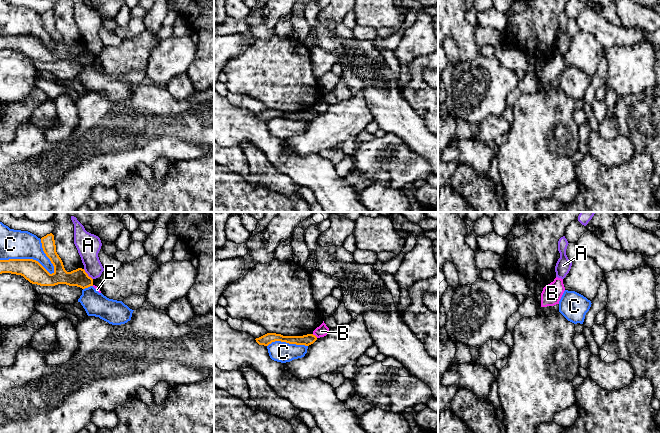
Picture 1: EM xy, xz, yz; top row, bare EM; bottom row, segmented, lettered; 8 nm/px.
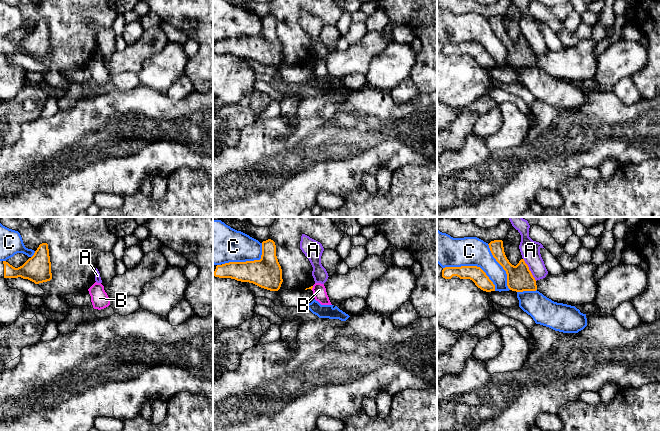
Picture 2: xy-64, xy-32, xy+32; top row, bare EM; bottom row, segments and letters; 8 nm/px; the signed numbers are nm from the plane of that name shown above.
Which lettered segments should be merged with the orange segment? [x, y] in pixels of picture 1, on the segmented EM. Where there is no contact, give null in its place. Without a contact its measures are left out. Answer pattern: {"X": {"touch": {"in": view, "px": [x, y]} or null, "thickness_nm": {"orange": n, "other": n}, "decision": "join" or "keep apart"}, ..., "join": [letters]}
{"A": {"touch": {"in": "xy", "px": [87, 274]}, "thickness_nm": {"orange": 140, "other": 190}, "decision": "keep apart"}, "B": {"touch": {"in": "xz", "px": [314, 335]}, "thickness_nm": {"orange": 90, "other": 90}, "decision": "keep apart"}, "C": {"touch": {"in": "xy", "px": [27, 259]}, "thickness_nm": {"orange": 170, "other": 240}, "decision": "keep apart"}, "join": []}

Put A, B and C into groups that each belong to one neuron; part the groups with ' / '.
A / B / C

